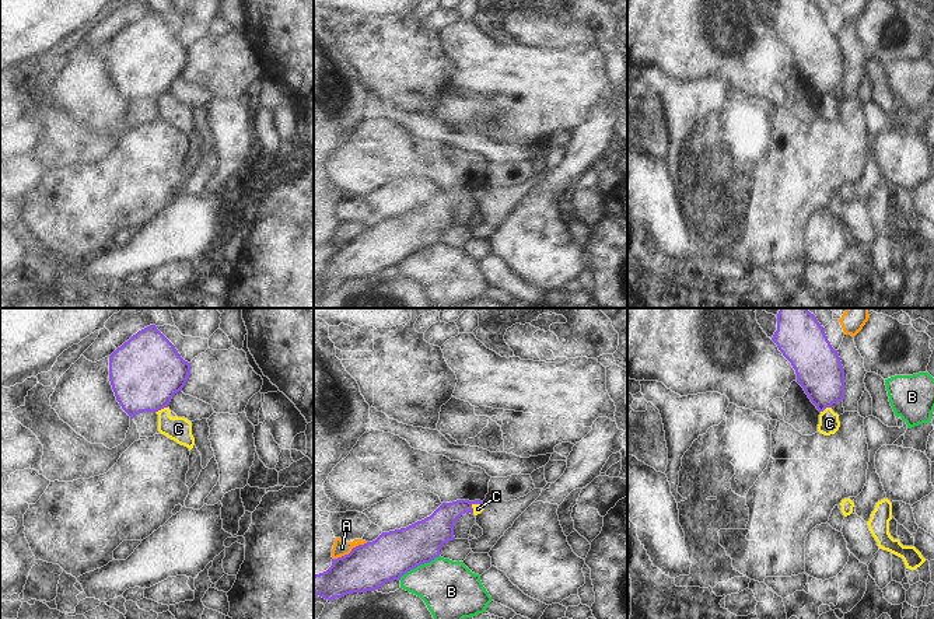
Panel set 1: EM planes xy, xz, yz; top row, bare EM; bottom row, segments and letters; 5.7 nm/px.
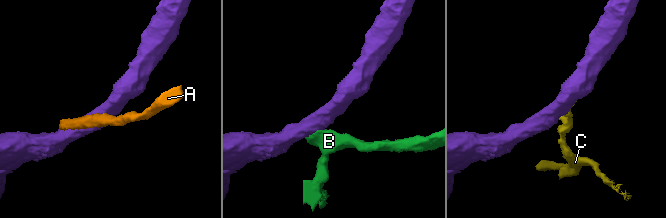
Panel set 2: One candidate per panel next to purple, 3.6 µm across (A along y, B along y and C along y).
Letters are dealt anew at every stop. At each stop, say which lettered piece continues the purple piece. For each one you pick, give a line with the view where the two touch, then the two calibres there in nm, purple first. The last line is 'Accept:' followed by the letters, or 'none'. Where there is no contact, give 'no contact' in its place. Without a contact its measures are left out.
Accept: none

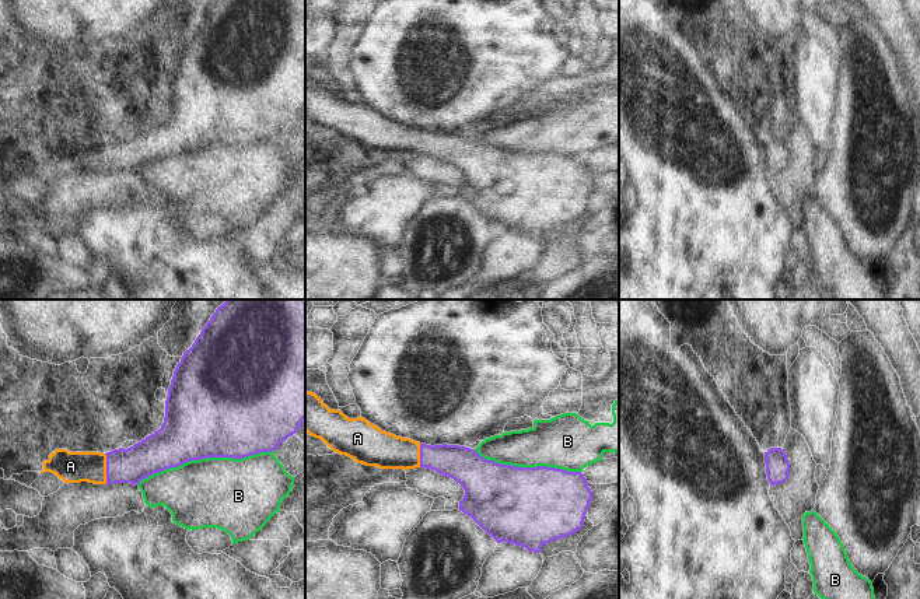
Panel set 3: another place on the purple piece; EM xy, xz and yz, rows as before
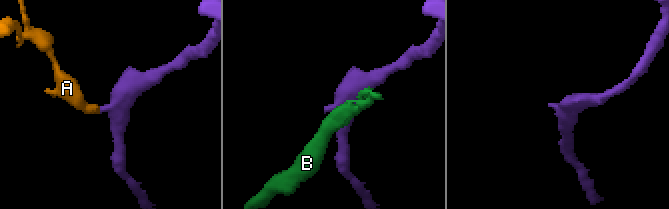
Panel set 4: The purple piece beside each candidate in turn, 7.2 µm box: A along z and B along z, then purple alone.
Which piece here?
A: xy | 200/180 nm
Accept: A

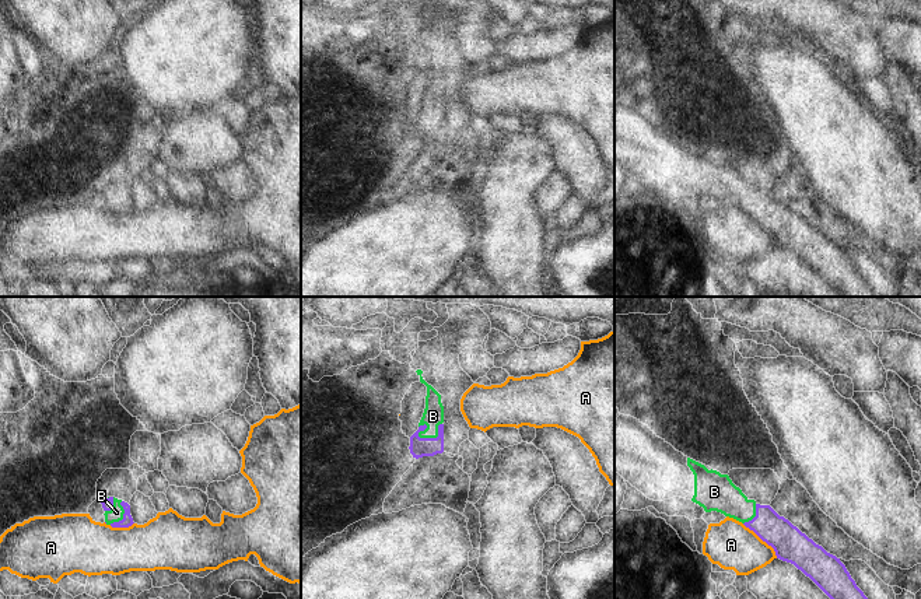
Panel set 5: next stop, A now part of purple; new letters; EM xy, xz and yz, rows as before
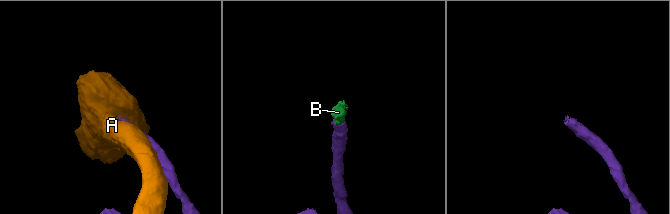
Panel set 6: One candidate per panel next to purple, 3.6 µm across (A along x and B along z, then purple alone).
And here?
B: xz | 110/120 nm
Accept: B

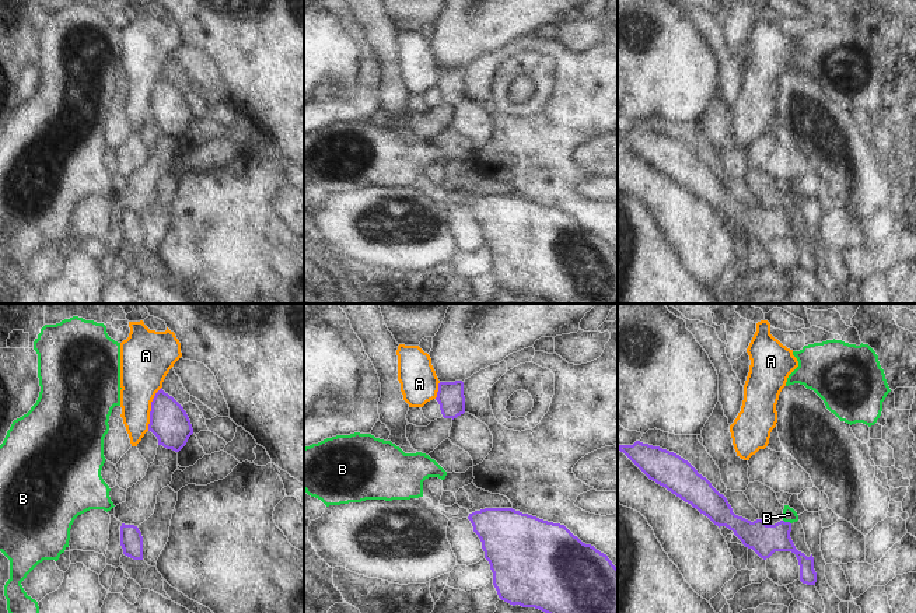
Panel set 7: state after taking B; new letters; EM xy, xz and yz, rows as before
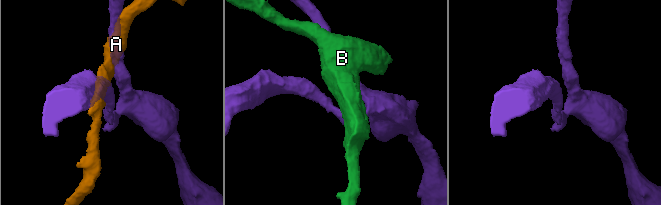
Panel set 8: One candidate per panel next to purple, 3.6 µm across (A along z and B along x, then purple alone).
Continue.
Accept: none

